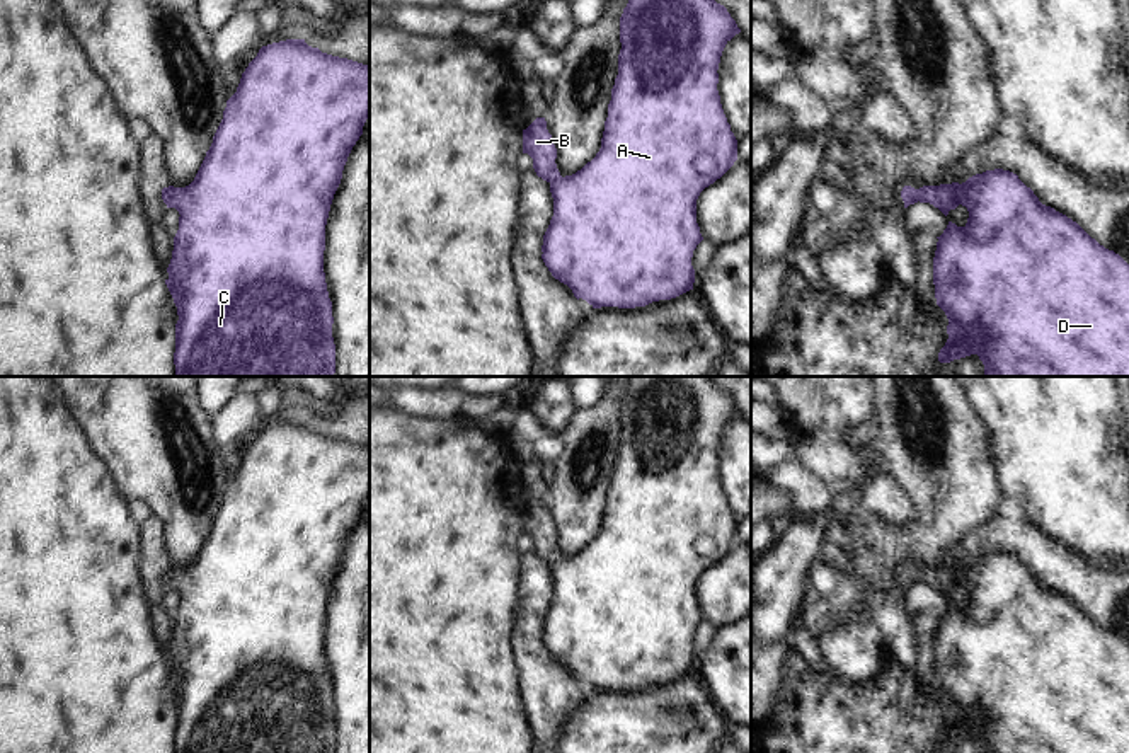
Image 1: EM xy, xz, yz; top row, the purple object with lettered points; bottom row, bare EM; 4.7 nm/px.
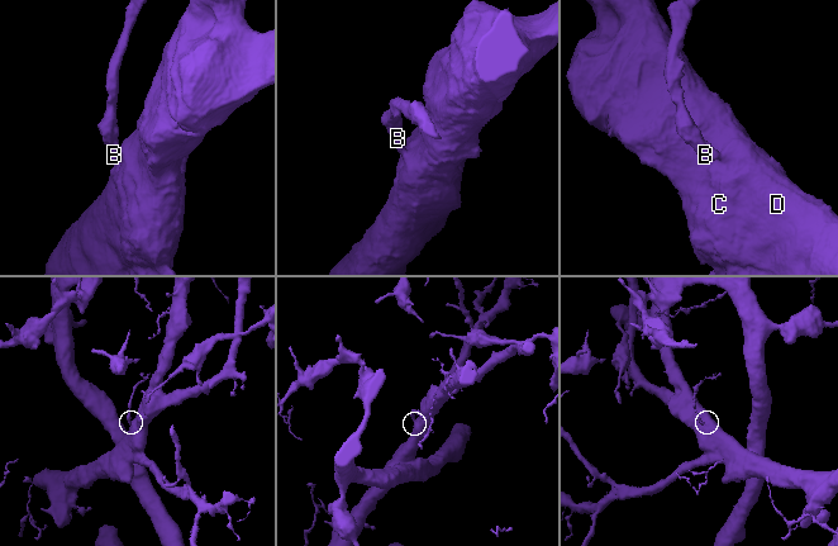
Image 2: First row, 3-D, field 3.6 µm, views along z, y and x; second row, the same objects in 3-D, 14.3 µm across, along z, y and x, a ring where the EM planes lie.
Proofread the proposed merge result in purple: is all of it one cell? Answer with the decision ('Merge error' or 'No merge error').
No merge error.

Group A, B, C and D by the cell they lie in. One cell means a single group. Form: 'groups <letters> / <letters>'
groups A B C D

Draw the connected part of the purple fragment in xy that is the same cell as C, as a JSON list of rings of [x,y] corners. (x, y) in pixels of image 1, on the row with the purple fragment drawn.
[[[286,39],[262,46],[249,63],[237,92],[226,101],[223,119],[194,181],[186,187],[169,186],[162,189],[162,199],[167,208],[175,208],[181,215],[179,230],[174,237],[172,259],[167,267],[169,278],[165,279],[179,315],[174,353],[175,376],[334,376],[334,317],[324,273],[325,225],[344,165],[352,147],[363,135],[368,118],[370,65],[322,53],[318,48],[308,46],[305,39]]]

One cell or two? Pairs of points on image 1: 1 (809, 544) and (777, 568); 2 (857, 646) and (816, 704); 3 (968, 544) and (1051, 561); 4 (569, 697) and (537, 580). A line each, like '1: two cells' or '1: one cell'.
1: one cell
2: two cells
3: one cell
4: one cell

